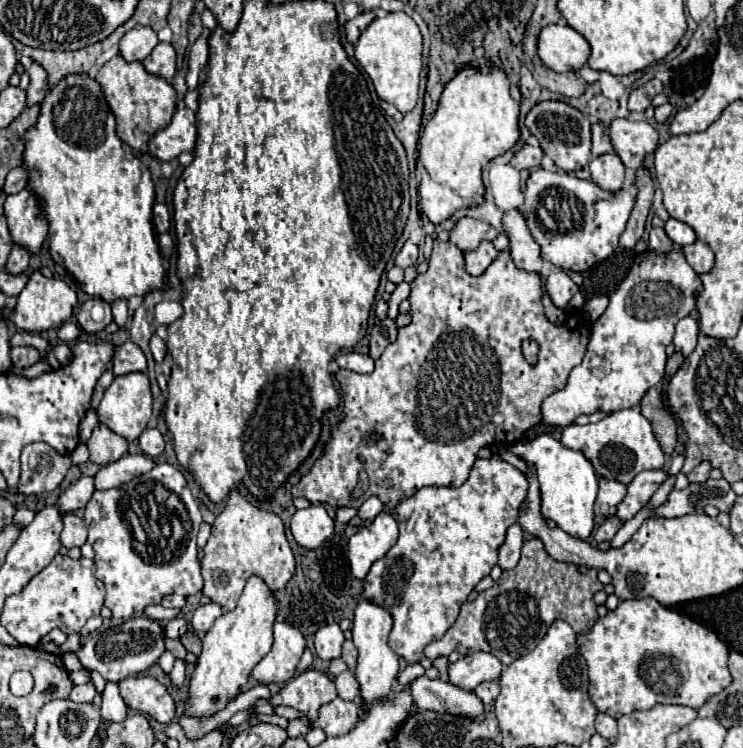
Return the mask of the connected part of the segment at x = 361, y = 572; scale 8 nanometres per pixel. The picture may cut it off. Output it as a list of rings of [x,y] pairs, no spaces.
[[[378,514],[372,524],[360,528],[350,540],[348,540],[348,560],[350,570],[358,580],[364,580],[370,572],[370,566],[382,558],[390,546],[398,538],[398,524],[388,514]]]

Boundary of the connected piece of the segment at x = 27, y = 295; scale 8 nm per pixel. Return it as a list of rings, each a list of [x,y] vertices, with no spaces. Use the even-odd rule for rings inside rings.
[[[38,270],[30,274],[30,280],[26,284],[26,288],[20,292],[18,300],[16,300],[16,308],[14,312],[8,316],[20,330],[26,332],[44,332],[44,330],[52,330],[62,326],[70,316],[72,310],[76,306],[78,298],[76,292],[60,278],[46,278],[42,276]]]

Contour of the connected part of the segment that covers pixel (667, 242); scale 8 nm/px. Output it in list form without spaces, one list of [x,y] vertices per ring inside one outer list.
[[[652,228],[648,244],[650,244],[650,250],[654,250],[654,252],[670,252],[670,248],[674,246],[672,240],[668,238],[668,234],[664,232],[664,228]]]

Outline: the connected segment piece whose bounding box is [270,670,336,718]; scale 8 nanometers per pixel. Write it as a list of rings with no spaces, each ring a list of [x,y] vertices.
[[[306,670],[290,680],[278,694],[270,698],[270,706],[290,706],[308,716],[316,716],[320,704],[336,698],[336,686],[330,676],[318,670]]]

